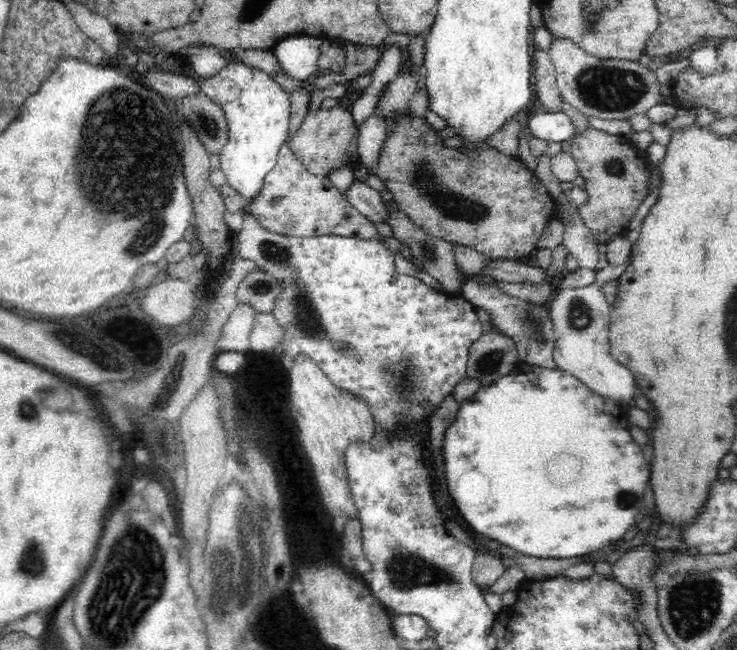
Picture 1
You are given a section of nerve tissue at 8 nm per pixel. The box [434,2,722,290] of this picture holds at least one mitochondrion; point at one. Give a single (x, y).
(605, 88)

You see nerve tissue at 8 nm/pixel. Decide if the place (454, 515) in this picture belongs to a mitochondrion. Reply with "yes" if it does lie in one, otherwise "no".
no

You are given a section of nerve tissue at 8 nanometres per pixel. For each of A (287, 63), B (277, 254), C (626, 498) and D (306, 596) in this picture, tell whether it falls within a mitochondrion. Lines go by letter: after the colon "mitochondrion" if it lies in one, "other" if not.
A: other
B: mitochondrion
C: mitochondrion
D: other

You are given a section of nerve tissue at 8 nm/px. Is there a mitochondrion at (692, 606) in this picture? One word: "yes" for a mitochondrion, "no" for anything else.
yes

